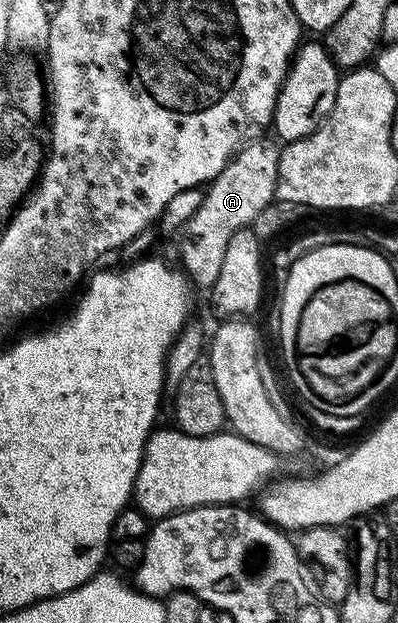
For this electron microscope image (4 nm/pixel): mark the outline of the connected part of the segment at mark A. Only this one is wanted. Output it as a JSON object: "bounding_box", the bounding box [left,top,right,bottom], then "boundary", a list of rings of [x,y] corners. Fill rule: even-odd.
{"bounding_box":[181,141,279,288],"boundary":[[[251,141],[241,151],[234,153],[234,158],[227,163],[225,169],[210,180],[200,207],[181,232],[181,266],[195,288],[213,288],[216,277],[220,277],[220,264],[224,261],[228,241],[232,241],[238,231],[247,230],[265,207],[275,202],[279,148],[262,142]]]}

